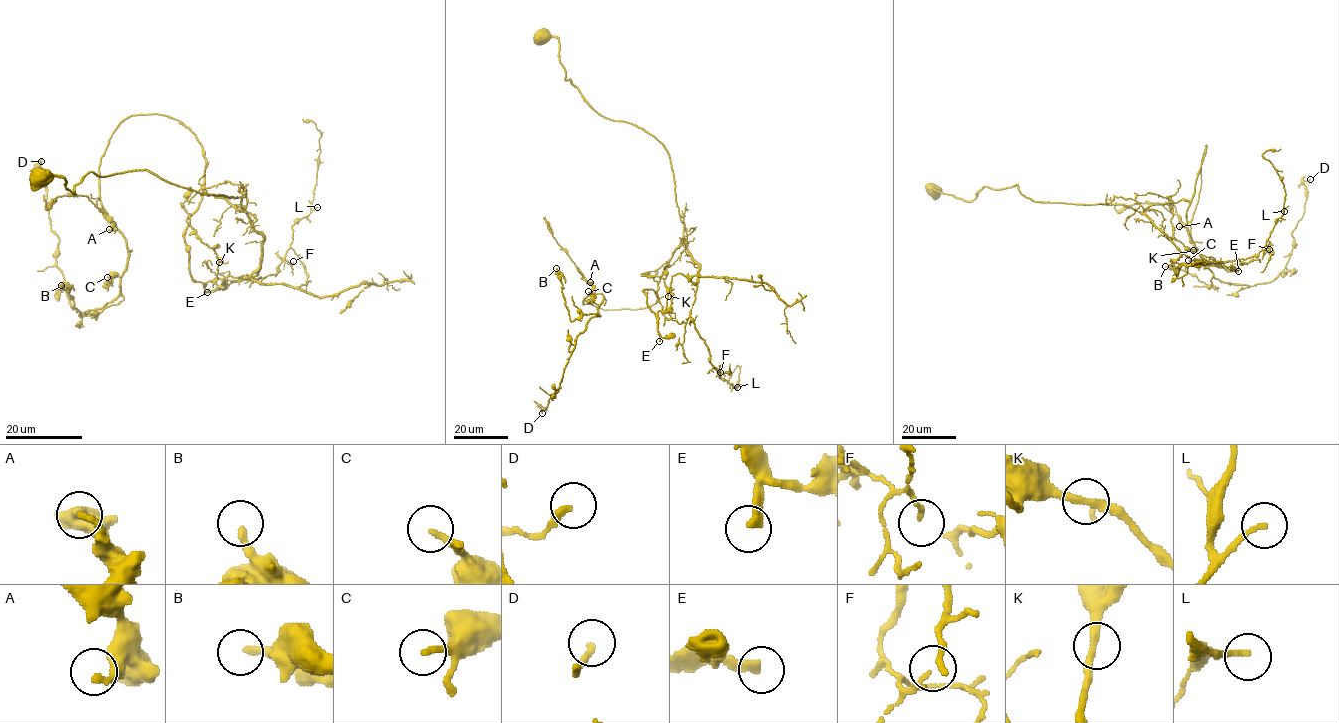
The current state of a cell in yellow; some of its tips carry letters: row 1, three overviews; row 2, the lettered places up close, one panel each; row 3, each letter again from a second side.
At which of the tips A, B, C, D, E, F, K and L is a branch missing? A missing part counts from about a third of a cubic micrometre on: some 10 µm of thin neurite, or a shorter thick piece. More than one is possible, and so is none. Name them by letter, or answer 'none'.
E

